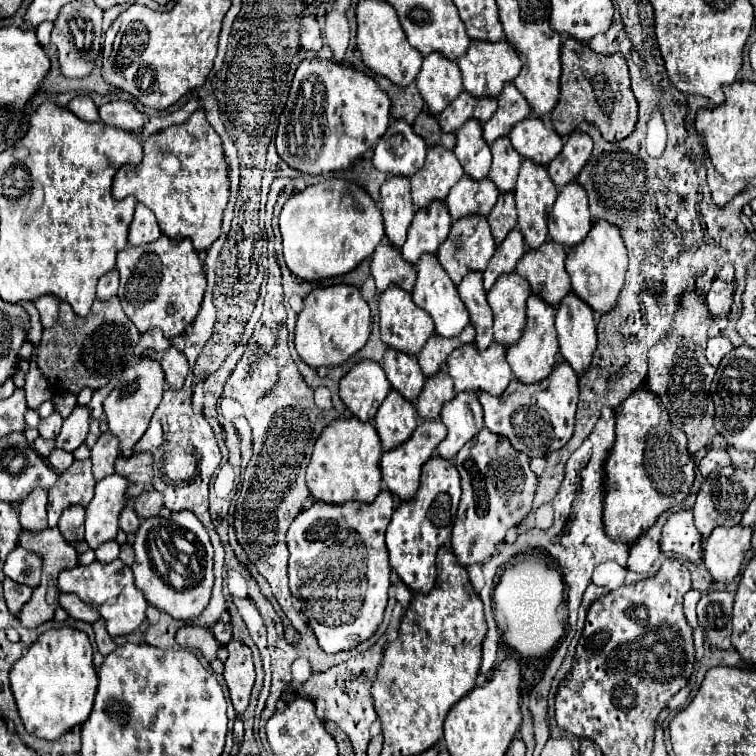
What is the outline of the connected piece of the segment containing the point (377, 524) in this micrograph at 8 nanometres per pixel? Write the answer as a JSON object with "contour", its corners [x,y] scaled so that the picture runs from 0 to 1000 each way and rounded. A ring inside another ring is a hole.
{"contour":[[[504,651],[496,664],[464,664],[456,669],[417,664],[409,675],[396,677],[380,701],[382,725],[382,775],[385,786],[401,796],[401,812],[414,831],[422,854],[433,865],[446,865],[470,857],[475,849],[488,847],[507,823],[507,810],[512,802],[515,759],[517,749],[509,725],[509,701],[517,690],[522,675],[522,661],[515,651]]]}

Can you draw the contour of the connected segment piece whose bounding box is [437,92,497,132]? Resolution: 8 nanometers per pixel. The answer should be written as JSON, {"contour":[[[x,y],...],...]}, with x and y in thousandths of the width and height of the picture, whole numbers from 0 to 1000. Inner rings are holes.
{"contour":[[[610,122],[586,148],[578,153],[586,175],[604,175],[618,159],[644,161],[657,146],[655,130],[626,130],[618,122]]]}

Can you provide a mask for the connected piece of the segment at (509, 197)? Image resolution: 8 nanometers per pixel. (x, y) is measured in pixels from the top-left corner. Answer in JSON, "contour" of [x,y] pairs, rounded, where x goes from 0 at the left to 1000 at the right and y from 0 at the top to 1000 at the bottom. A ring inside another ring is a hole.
{"contour":[[[671,254],[671,257],[660,257],[660,265],[655,270],[655,275],[649,278],[649,286],[644,286],[655,323],[660,325],[668,312],[684,302],[684,278],[681,278],[681,257]]]}

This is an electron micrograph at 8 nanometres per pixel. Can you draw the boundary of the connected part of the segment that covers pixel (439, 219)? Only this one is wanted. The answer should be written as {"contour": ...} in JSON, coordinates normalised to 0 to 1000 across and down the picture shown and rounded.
{"contour":[[[589,267],[586,270],[570,270],[570,275],[560,275],[560,280],[552,280],[546,288],[546,296],[538,310],[538,320],[530,328],[530,339],[549,349],[557,336],[578,336],[581,325],[591,317],[594,302],[599,291],[591,280]]]}

